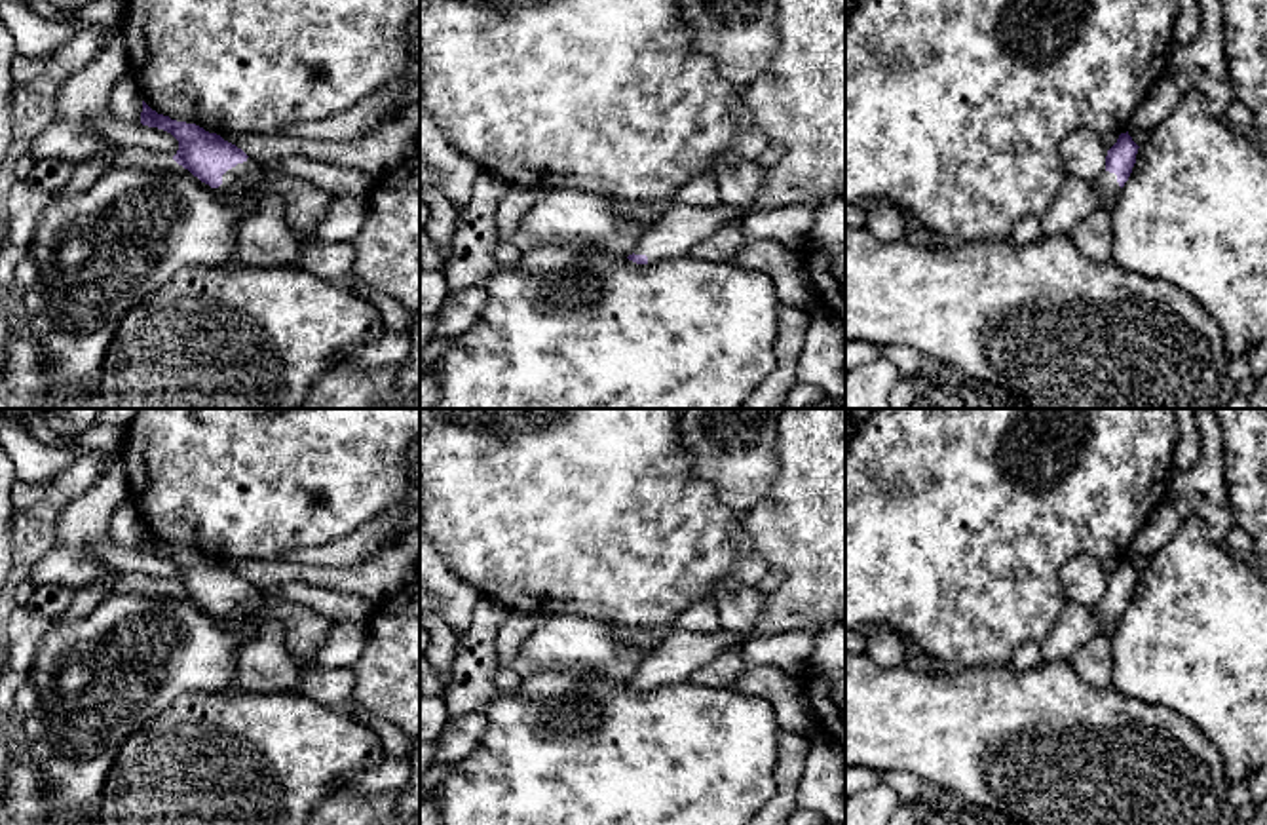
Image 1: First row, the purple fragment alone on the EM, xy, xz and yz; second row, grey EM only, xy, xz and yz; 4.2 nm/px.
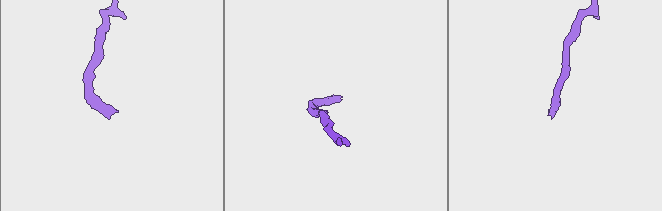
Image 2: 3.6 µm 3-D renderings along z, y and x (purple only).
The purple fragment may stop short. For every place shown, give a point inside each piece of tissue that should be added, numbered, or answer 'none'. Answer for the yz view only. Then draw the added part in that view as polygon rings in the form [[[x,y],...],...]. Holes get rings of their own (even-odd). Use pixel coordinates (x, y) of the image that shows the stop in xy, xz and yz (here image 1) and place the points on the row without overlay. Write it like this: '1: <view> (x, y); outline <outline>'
1: yz (1106, 607); outline [[[1104,597],[1092,610],[1094,614],[1102,614],[1109,622],[1117,622],[1121,618],[1121,612],[1117,608],[1117,601]]]

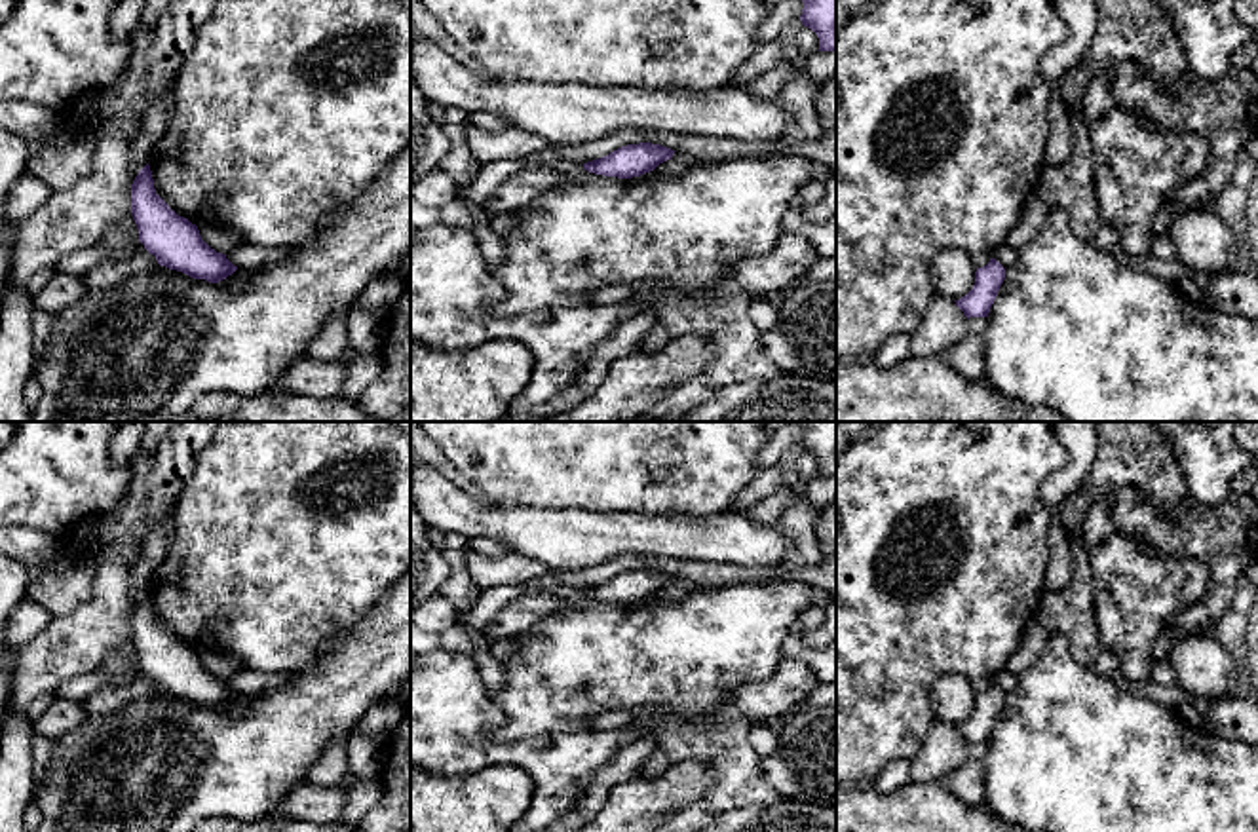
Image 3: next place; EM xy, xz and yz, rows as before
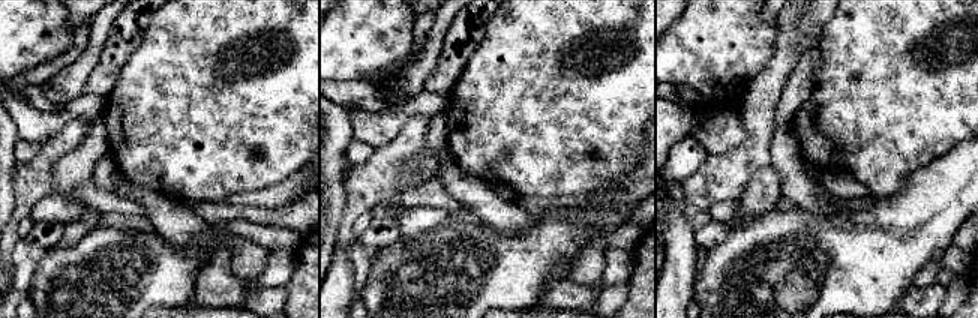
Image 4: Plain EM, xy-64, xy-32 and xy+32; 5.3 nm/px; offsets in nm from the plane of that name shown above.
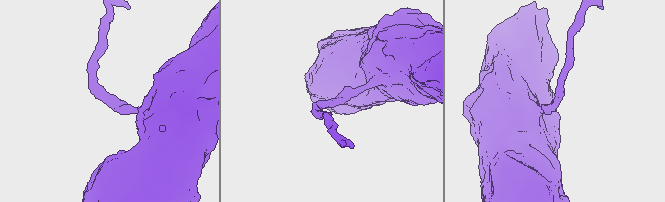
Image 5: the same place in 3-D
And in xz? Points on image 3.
none

